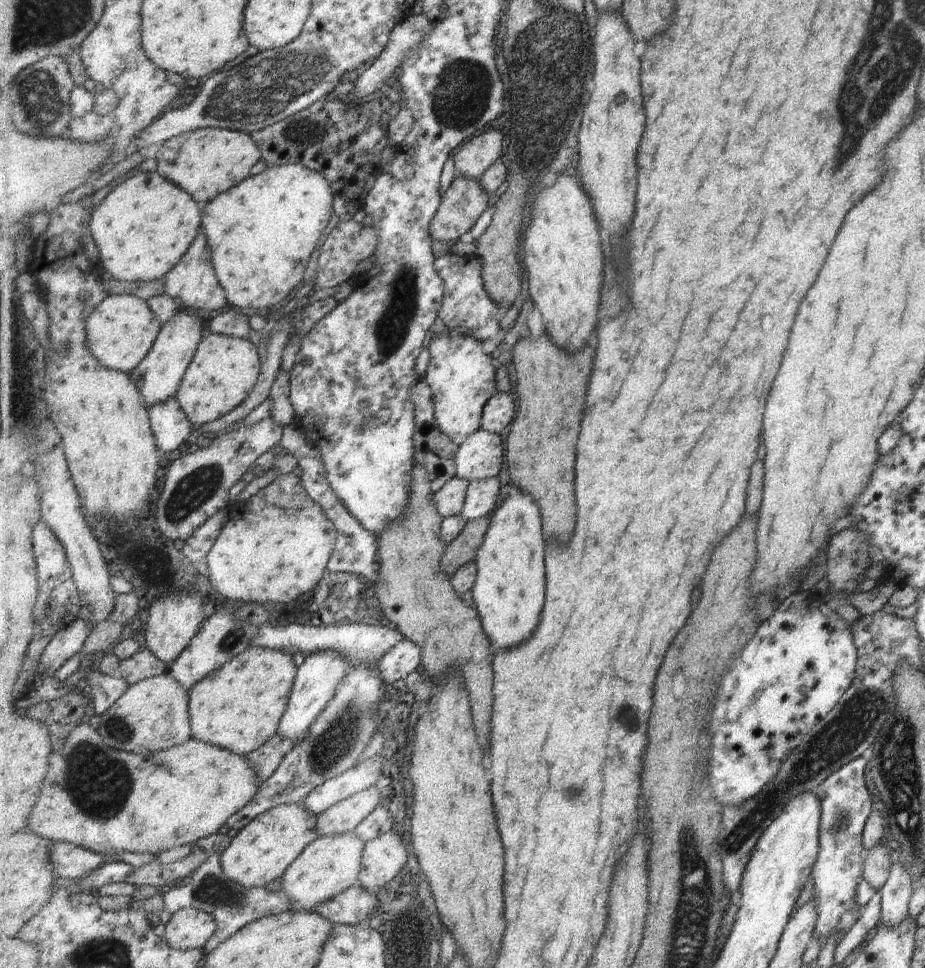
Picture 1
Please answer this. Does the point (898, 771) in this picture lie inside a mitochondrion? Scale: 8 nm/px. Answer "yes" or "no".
yes

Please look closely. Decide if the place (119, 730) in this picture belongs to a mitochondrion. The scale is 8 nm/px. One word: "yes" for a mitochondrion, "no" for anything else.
yes

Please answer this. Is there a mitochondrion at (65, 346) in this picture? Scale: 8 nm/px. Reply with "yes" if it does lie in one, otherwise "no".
yes

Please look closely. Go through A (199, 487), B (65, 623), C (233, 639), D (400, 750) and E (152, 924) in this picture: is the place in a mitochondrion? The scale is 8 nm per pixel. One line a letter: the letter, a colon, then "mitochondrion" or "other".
A: mitochondrion
B: other
C: mitochondrion
D: other
E: other

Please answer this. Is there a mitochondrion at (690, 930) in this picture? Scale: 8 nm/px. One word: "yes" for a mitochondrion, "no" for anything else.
yes

